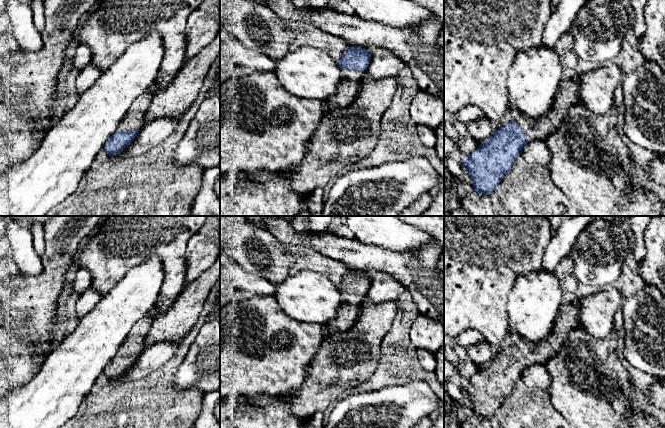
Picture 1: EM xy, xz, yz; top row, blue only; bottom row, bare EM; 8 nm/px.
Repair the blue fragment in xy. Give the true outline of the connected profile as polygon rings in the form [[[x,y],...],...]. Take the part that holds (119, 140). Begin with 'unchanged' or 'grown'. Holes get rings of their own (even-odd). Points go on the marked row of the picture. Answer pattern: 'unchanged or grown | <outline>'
grown | [[[129,110],[120,122],[117,131],[105,143],[104,150],[109,156],[119,155],[136,138],[145,125],[145,113]]]

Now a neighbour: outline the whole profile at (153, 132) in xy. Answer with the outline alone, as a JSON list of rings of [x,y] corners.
[[[182,117],[159,118],[146,122],[129,146],[119,155],[109,156],[109,158],[135,157],[149,151],[169,137],[181,119]]]

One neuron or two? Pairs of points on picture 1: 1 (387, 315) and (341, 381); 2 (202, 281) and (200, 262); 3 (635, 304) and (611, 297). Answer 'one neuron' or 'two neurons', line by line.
1: one neuron
2: two neurons
3: two neurons

